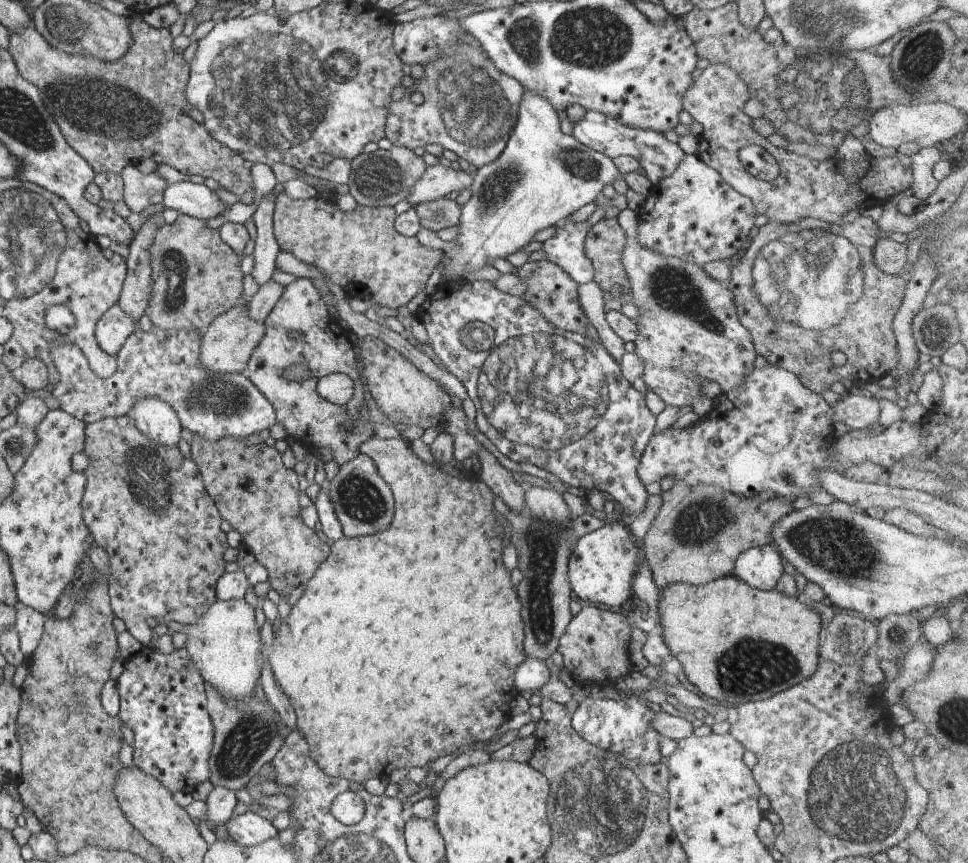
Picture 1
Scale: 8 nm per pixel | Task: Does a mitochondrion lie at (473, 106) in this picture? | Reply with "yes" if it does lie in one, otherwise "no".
yes

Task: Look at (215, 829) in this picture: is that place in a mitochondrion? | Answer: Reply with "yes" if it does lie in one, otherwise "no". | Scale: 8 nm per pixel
no

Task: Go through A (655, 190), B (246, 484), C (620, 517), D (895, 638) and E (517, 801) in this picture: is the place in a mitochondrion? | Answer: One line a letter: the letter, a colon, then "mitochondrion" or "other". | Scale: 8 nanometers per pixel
A: other
B: other
C: other
D: mitochondrion
E: other

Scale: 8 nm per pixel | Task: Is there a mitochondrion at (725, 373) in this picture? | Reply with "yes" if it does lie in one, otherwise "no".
no

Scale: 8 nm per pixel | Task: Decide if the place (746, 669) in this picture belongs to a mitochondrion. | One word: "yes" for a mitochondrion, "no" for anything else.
yes

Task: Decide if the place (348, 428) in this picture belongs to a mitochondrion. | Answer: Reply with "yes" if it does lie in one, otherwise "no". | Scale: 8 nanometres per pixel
no

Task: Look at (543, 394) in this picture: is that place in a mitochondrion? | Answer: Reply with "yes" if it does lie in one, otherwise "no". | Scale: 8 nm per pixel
yes

